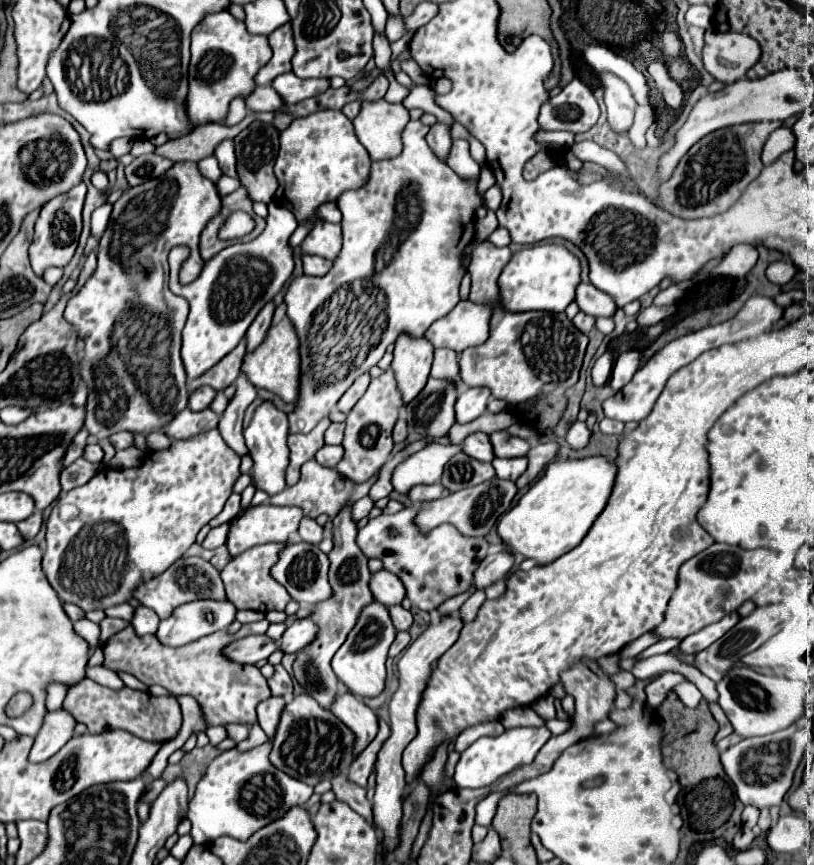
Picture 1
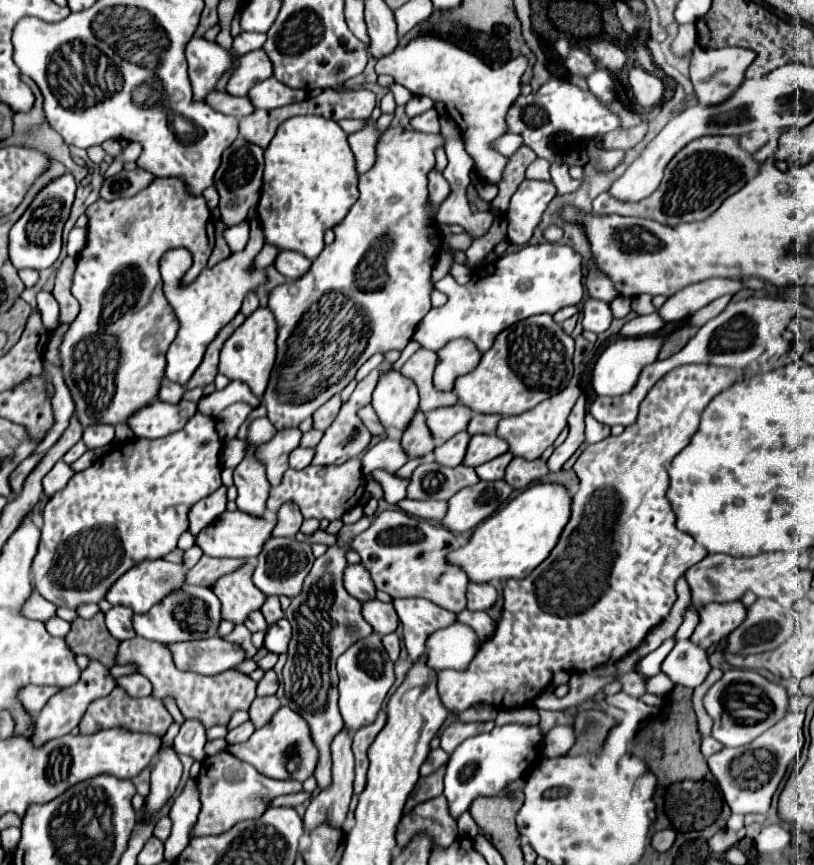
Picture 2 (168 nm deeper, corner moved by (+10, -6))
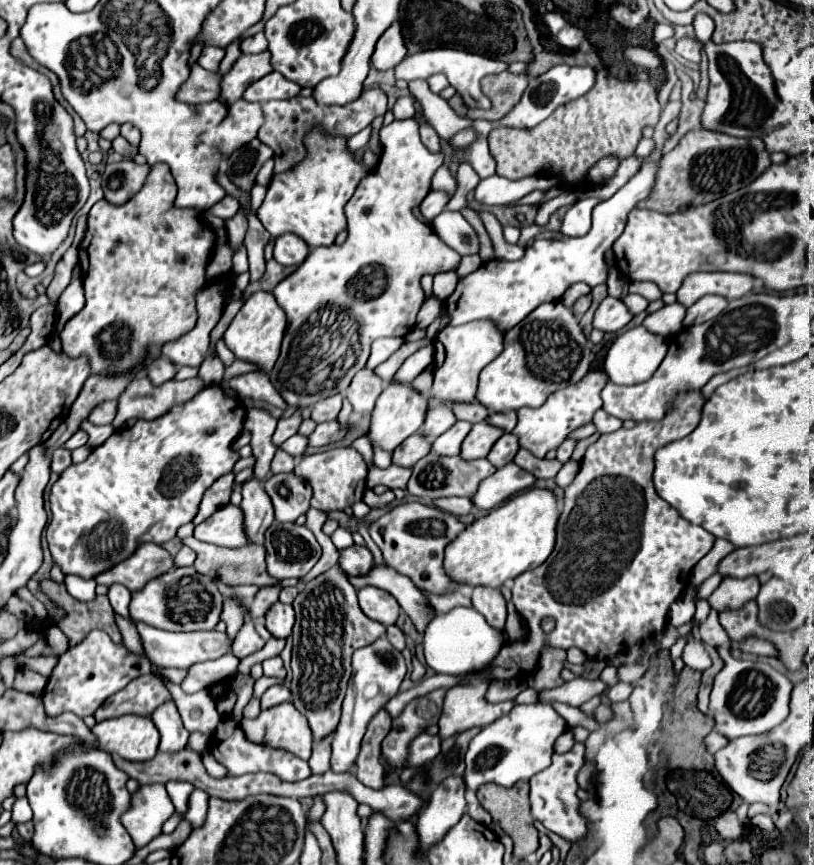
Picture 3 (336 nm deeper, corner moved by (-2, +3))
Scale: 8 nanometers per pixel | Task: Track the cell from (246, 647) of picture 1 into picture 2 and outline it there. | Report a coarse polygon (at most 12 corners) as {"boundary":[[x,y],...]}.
{"boundary":[[223,638],[165,644],[179,670],[219,674],[245,660]]}

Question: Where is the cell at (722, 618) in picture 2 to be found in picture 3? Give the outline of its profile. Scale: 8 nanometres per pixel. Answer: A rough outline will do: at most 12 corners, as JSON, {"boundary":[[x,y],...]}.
{"boundary":[[757,577],[729,579],[709,597],[721,611],[737,611],[759,595]]}

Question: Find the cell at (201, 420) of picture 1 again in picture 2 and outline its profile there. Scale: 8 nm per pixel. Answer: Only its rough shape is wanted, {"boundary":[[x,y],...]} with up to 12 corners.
{"boundary":[[157,400],[137,410],[127,426],[139,438],[181,430],[195,402]]}

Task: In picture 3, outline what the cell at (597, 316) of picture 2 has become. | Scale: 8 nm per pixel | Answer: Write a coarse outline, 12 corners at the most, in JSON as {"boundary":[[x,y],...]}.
{"boundary":[[605,297],[593,327],[617,333],[633,315],[621,299]]}

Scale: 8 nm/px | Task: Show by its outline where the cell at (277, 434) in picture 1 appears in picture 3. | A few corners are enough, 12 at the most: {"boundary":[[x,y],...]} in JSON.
{"boundary":[[261,479],[243,485],[241,509],[251,543],[275,521]]}

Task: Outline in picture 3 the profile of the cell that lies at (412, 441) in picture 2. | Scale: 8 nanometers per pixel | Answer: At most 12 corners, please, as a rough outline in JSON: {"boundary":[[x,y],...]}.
{"boundary":[[415,433],[393,451],[393,463],[413,467],[433,443]]}

